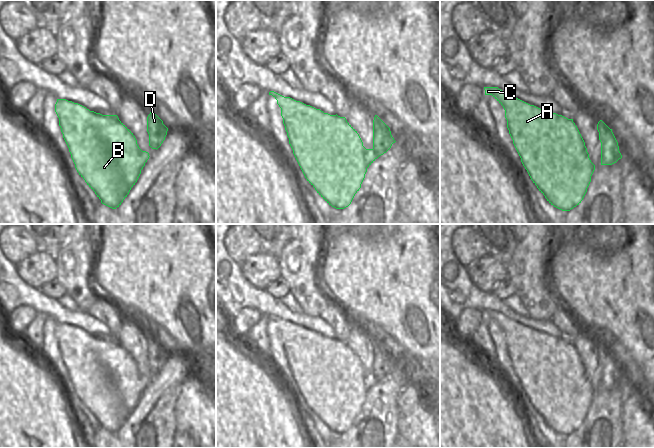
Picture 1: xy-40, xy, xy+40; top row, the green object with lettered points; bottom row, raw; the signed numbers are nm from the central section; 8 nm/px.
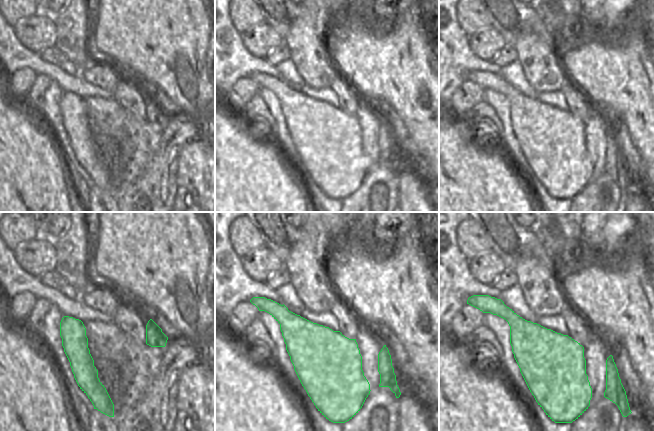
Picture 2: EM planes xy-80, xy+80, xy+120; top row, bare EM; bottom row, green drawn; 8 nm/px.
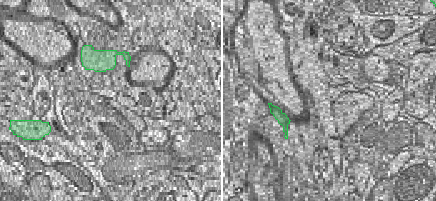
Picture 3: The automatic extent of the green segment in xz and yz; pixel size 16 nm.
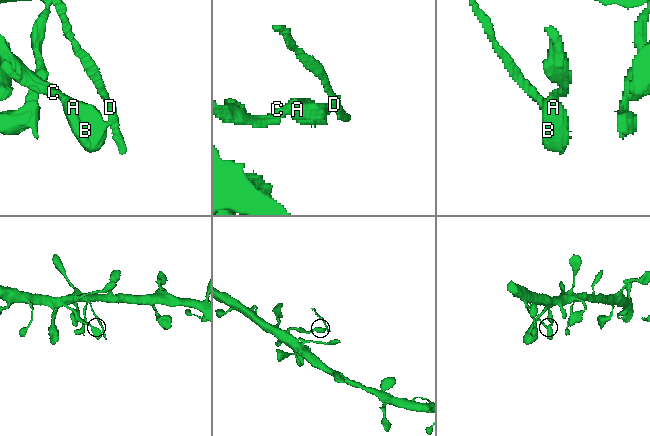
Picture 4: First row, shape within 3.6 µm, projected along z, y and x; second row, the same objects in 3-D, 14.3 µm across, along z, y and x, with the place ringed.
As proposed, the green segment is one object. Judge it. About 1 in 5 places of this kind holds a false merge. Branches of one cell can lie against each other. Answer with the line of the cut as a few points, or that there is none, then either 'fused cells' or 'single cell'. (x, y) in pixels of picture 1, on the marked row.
cut xy (372, 149), (378, 156); fused cells

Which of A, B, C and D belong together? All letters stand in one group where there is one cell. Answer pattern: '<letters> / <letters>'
A B C / D

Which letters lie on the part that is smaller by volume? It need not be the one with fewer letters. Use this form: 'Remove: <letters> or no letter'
Remove: D

